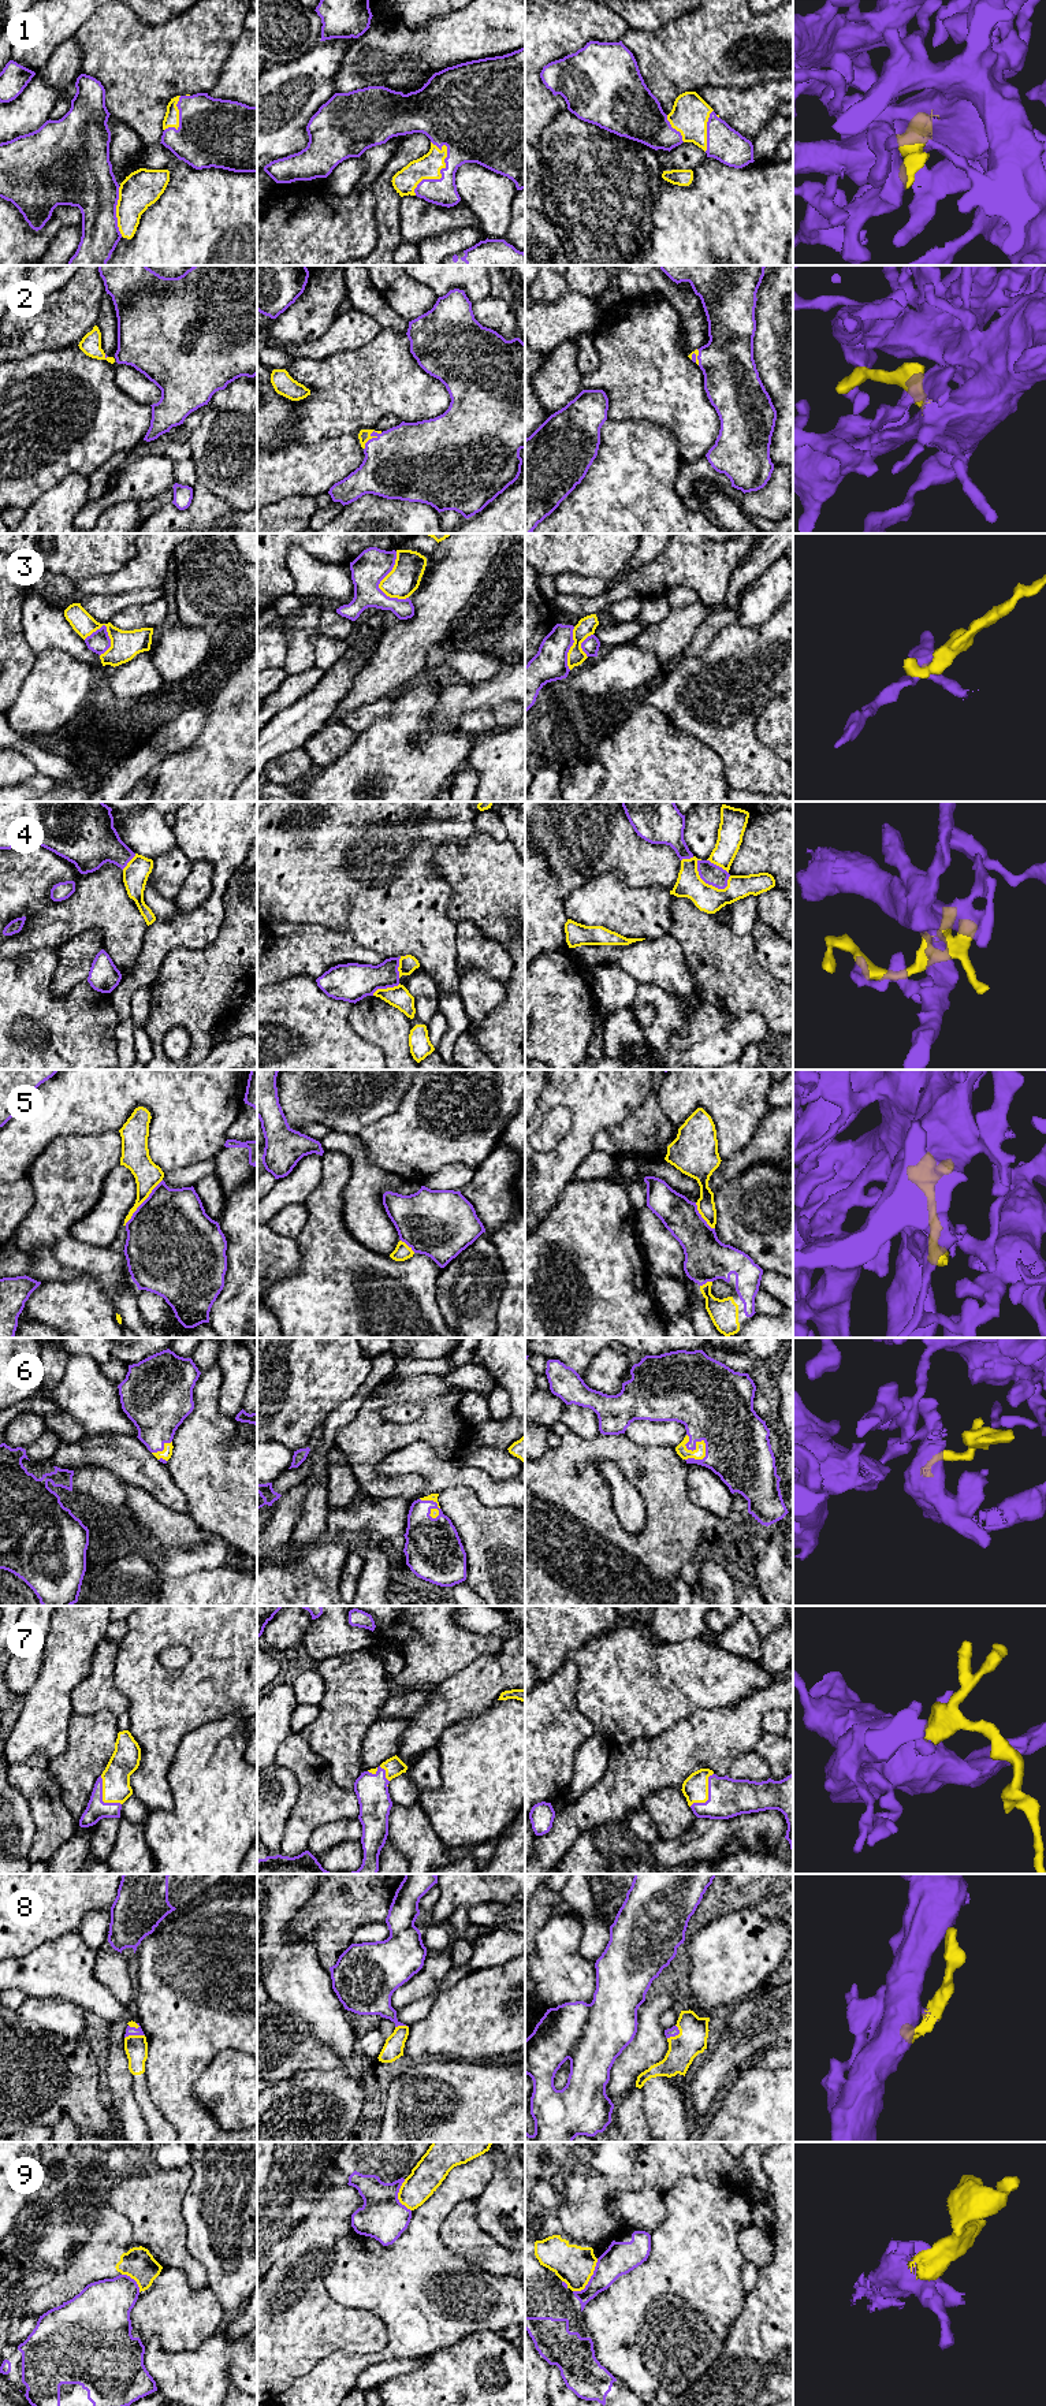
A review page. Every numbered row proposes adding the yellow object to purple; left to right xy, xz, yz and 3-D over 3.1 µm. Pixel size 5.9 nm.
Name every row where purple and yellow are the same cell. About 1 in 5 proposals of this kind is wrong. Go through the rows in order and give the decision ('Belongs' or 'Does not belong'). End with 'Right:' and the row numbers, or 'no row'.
1: Belongs
2: Belongs
3: Does not belong
4: Belongs
5: Belongs
6: Belongs
7: Belongs
8: Belongs
9: Does not belong
Right: 1, 2, 4, 5, 6, 7, 8

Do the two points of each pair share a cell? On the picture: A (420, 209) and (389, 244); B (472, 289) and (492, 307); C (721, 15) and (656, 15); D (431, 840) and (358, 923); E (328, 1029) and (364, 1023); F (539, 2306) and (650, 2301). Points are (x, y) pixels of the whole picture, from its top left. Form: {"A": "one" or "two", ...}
{"A": "two", "B": "two", "C": "two", "D": "one", "E": "two", "F": "two"}

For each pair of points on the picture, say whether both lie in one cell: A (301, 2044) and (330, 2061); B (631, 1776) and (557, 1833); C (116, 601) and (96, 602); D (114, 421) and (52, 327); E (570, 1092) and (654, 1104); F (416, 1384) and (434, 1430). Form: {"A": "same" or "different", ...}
{"A": "same", "B": "same", "C": "same", "D": "different", "E": "different", "F": "same"}

